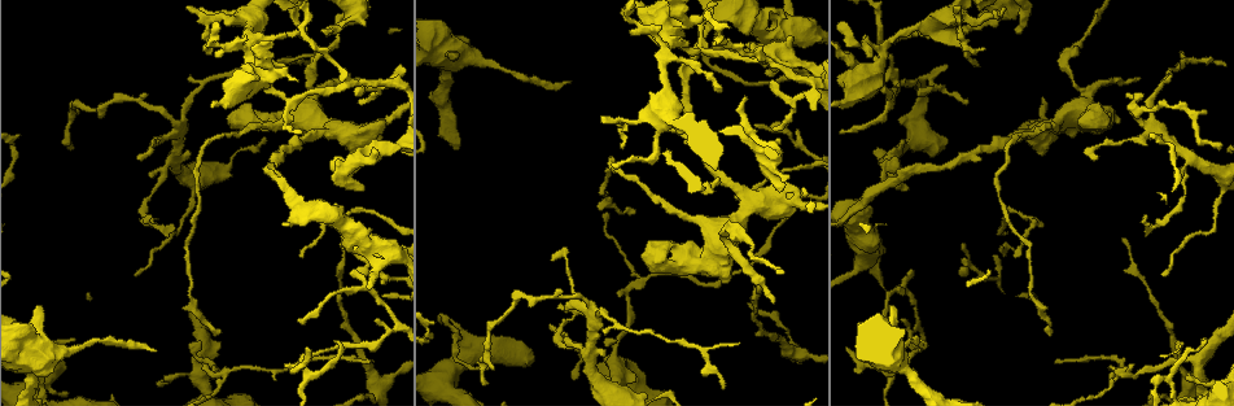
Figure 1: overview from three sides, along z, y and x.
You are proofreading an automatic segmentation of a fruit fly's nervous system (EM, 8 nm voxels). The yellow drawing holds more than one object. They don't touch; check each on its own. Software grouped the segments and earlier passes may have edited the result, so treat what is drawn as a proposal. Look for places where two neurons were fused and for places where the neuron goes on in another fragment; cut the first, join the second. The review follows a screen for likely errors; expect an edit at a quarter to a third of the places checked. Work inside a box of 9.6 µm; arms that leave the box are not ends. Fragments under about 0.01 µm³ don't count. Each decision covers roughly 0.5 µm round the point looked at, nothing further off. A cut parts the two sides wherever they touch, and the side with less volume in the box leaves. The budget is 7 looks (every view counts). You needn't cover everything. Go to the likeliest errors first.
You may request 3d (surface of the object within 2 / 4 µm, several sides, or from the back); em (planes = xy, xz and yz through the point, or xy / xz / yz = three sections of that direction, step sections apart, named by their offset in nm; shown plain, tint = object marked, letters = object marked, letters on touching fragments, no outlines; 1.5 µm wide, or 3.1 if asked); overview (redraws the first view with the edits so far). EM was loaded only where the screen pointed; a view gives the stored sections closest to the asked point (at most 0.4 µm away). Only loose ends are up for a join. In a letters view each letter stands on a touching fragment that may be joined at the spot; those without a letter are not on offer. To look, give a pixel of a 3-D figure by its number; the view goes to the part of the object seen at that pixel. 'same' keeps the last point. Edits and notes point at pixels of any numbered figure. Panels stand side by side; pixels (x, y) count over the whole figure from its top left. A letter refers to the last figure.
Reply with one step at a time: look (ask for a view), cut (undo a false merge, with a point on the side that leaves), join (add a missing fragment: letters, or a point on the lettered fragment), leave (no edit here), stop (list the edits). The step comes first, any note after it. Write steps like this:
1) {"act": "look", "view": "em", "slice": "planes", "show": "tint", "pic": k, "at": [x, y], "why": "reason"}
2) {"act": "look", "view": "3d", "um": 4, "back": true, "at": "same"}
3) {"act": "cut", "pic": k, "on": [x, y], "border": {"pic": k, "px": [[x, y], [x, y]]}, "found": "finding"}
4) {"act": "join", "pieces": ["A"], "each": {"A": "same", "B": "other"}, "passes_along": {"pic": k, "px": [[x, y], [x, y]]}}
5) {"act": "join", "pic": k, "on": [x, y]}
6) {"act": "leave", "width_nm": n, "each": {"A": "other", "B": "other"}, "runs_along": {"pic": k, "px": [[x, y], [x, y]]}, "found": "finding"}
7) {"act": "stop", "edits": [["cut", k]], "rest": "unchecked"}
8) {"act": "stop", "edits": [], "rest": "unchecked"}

{"act": "look", "view": "em", "slice": "yz", "step": 8, "show": "letters", "pic": 1, "at": [296, 362], "why": "four-way junction"}

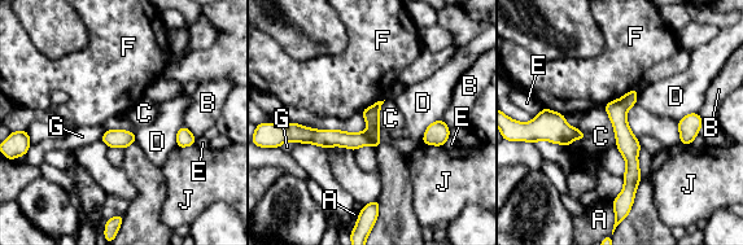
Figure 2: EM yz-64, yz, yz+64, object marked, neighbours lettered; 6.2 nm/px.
{"act": "cut", "pic": 2, "on": [330, 138], "each": {"A": "other", "B": "other", "C": "other", "D": "other", "E": "other", "F": "other", "G": "other", "J": "other"}, "border": {"pic": 2, "px": [[365, 132], [371, 144]]}, "found": "a second neuron is stuck on"}

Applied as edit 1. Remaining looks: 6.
{"act": "look", "view": "em", "slice": "yz", "step": 8, "show": "tint", "pic": 1, "at": [1085, 94], "why": "sharp bend"}

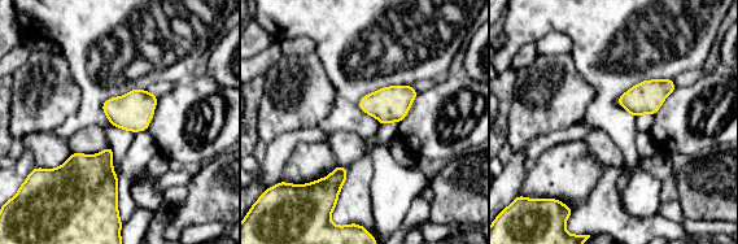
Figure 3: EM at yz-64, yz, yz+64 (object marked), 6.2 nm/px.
{"act": "look", "view": "em", "slice": "planes", "show": "letters", "at": "same", "why": "another direction"}

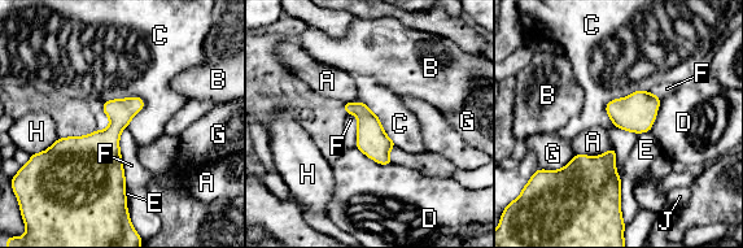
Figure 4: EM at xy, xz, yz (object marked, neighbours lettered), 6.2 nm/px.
{"act": "leave", "each": {"A": "other", "B": "other", "C": "other", "D": "other", "E": "other", "F": "other", "G": "other", "H": "other", "J": "other"}, "border": {"pic": 4, "px": [[123, 127], [119, 156], [126, 183]]}, "found": "one neuron here"}

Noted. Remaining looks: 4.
{"act": "look", "view": "3d", "um": 4, "pic": 1, "at": [1212, 231], "why": "sharp bend"}

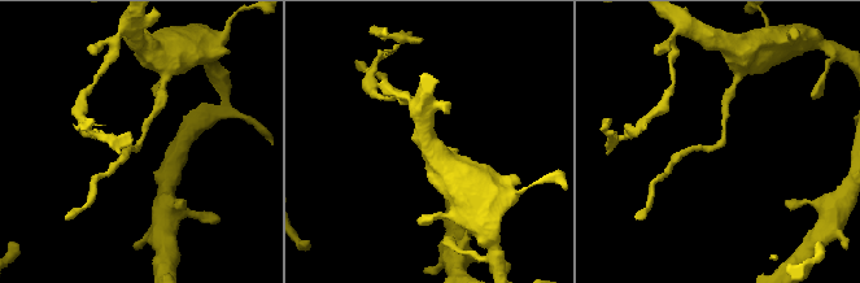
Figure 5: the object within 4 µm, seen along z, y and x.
{"act": "look", "view": "em", "slice": "planes", "show": "tint", "pic": 5, "at": [721, 141], "why": "now the EM"}

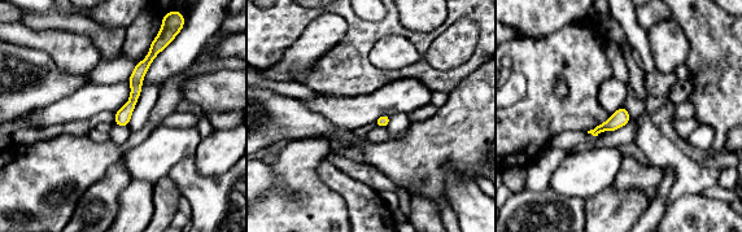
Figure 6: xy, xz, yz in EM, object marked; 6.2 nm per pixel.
{"act": "look", "view": "em", "slice": "planes", "show": "letters", "at": "same"}

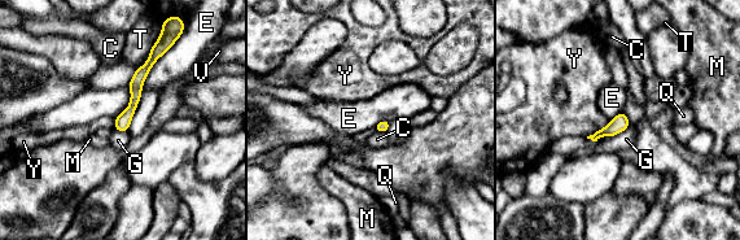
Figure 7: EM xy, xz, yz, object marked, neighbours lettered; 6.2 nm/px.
{"act": "leave", "longest_contact_nm": ["E", 360], "each": {"C": "other", "E": "other", "G": "other", "M": "other", "Q": "other", "T": "other", "V": "other", "Y": "other"}, "runs_along": {"pic": 7, "px": [[154, 51], [121, 127]]}, "found": "one neuron here"}

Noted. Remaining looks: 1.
{"act": "stop", "edits": [["cut", 2]], "rest": "unchecked"}

